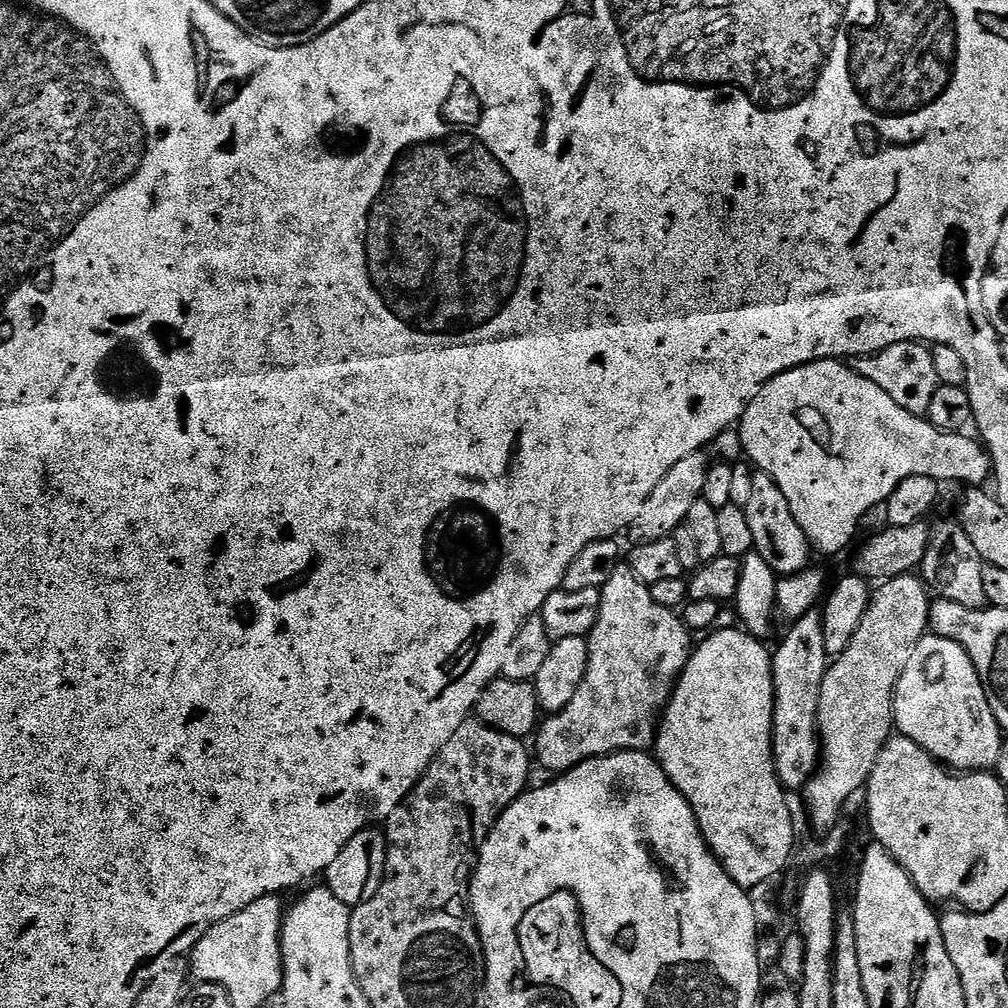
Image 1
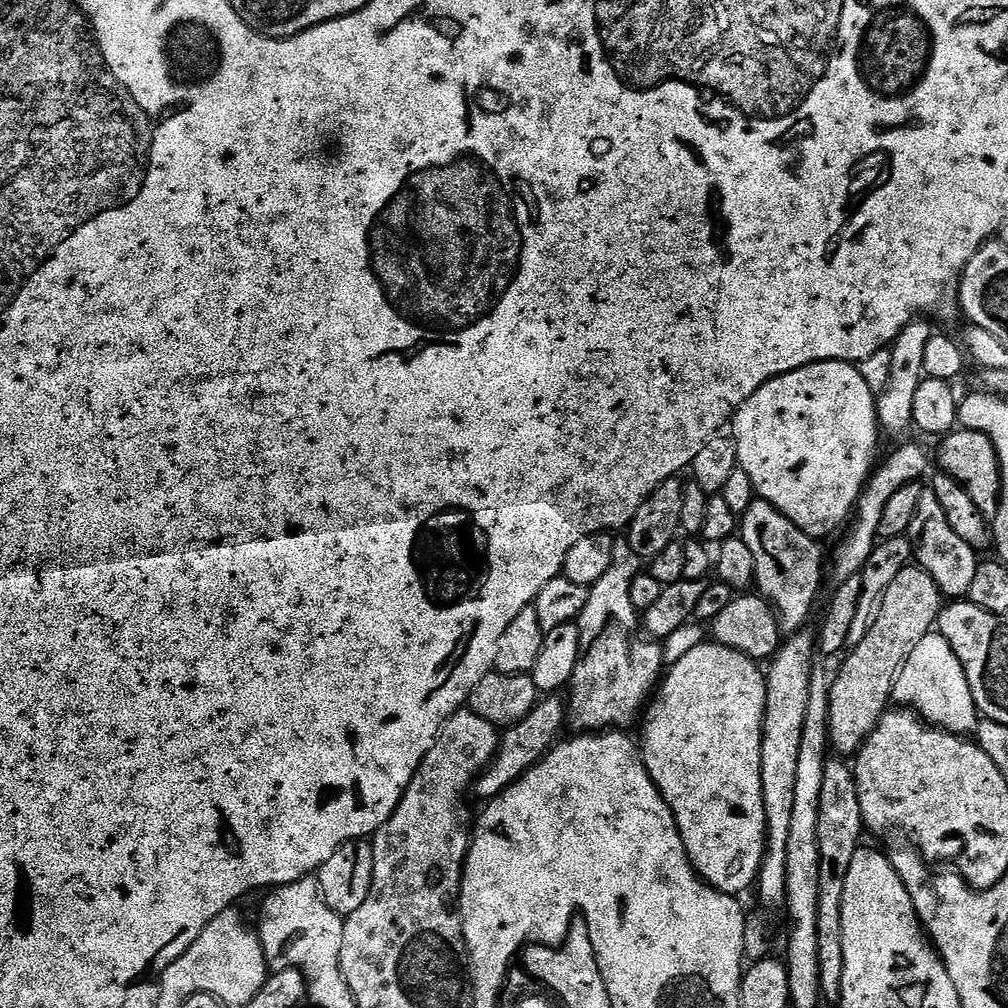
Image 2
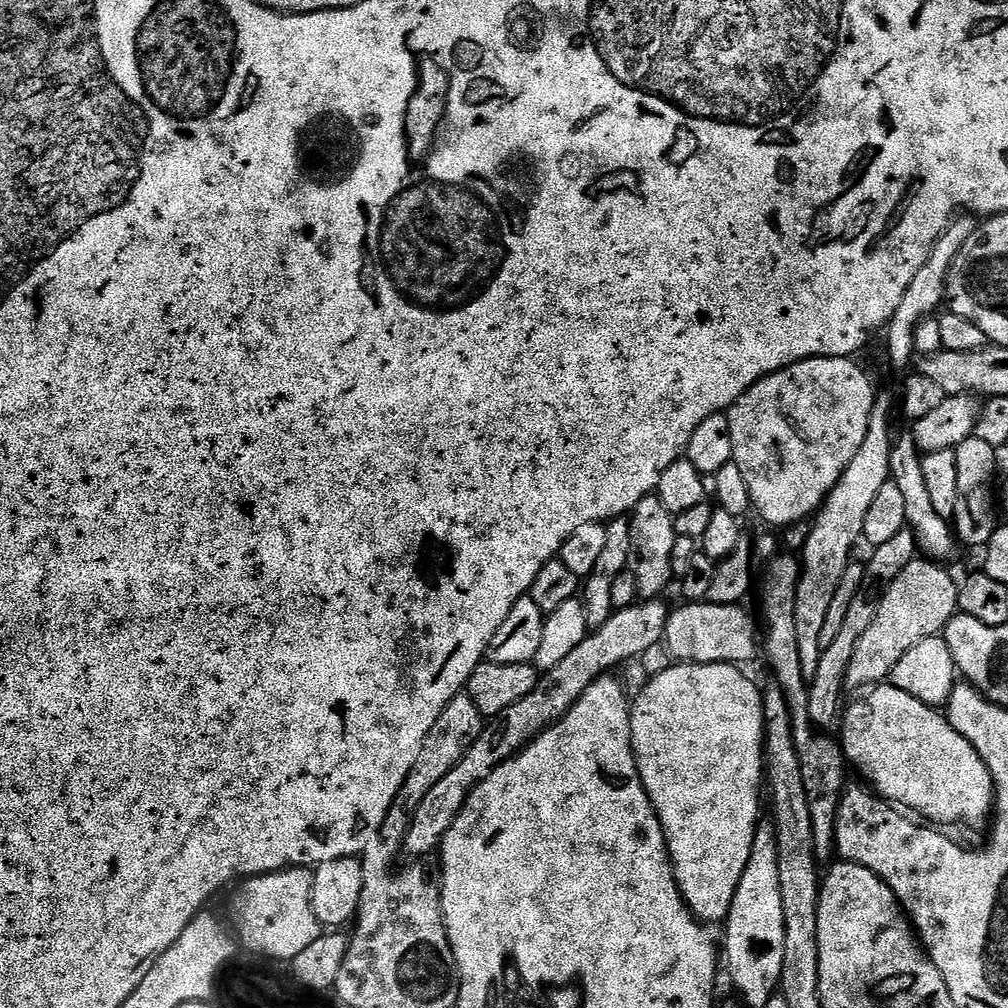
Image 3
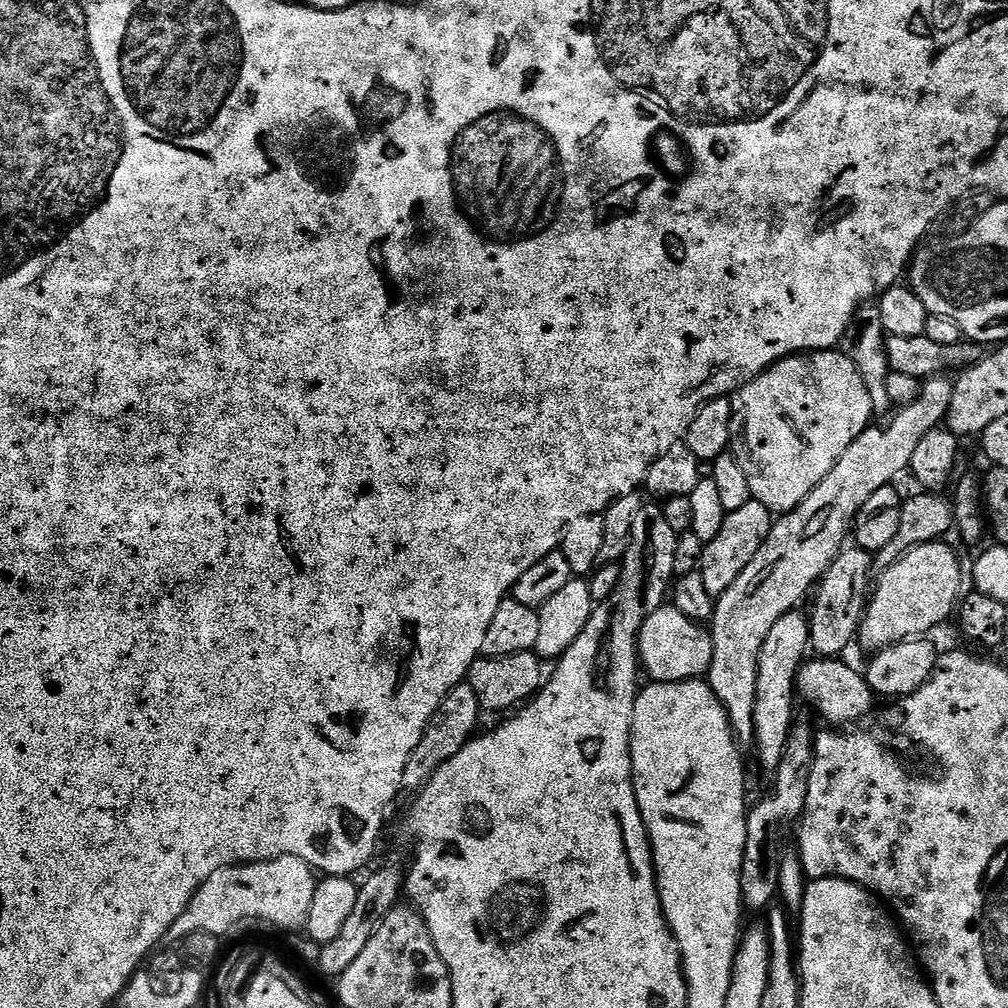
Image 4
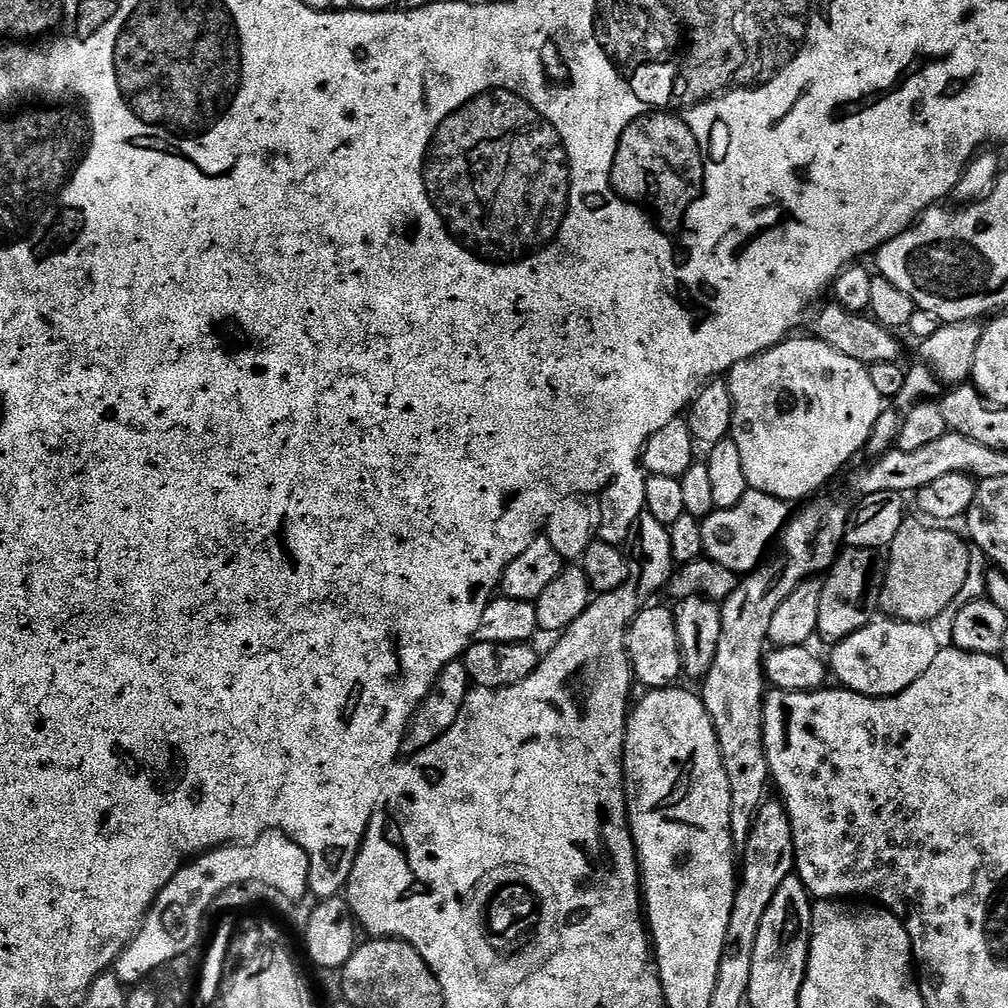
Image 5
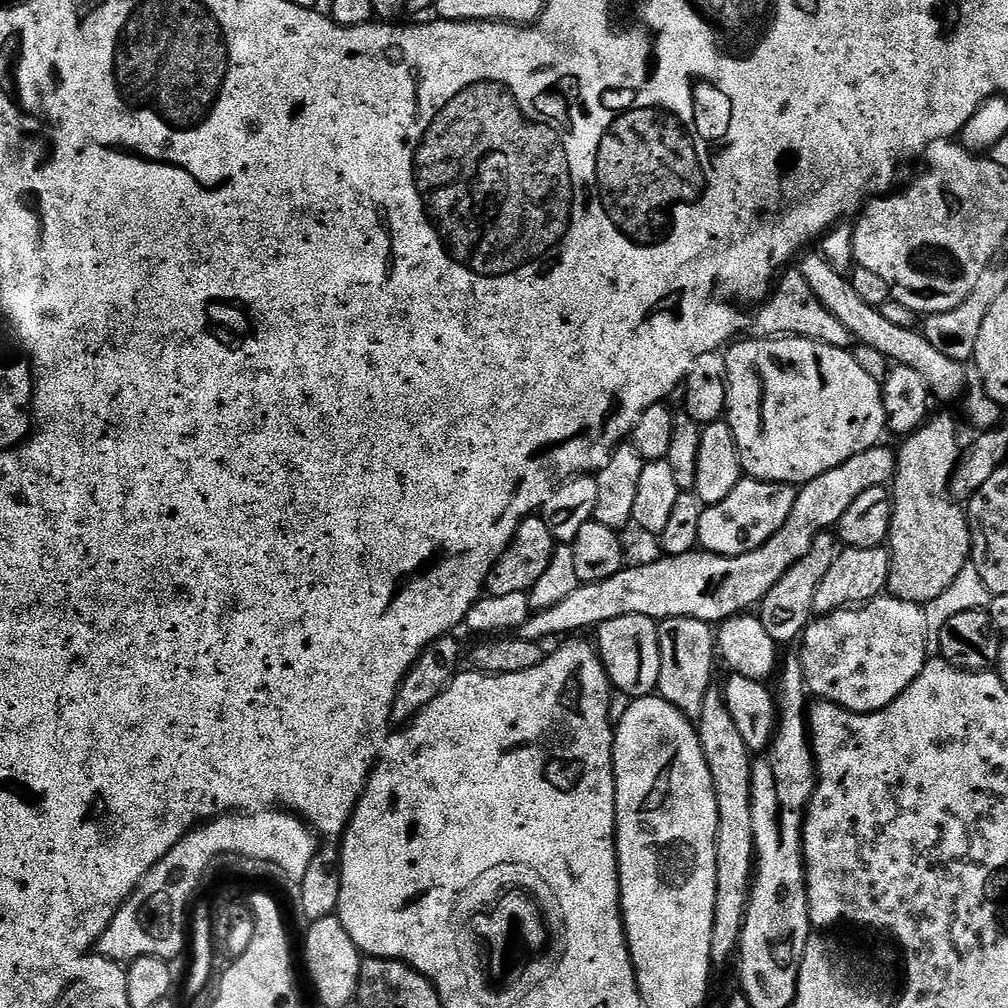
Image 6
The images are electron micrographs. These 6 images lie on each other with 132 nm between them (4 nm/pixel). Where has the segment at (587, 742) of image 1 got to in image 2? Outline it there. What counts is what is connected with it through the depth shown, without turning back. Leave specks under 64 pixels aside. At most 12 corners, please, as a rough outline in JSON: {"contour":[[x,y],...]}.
{"contour":[[617,539],[588,589],[566,704],[576,730],[627,729],[666,668],[630,602]]}

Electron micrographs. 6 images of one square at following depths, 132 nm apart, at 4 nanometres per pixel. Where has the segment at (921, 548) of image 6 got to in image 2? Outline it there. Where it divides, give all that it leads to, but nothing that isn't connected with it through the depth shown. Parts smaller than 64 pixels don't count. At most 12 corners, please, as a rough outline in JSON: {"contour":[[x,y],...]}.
{"contour":[[904,568],[832,682],[828,739],[859,752],[910,650],[933,631],[934,578]]}

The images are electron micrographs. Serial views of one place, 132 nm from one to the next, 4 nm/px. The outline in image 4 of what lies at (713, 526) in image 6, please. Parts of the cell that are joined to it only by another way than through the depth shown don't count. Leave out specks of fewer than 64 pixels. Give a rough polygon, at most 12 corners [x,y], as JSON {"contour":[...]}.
{"contour":[[757,500],[727,513],[698,569],[718,598],[762,550],[774,513]]}

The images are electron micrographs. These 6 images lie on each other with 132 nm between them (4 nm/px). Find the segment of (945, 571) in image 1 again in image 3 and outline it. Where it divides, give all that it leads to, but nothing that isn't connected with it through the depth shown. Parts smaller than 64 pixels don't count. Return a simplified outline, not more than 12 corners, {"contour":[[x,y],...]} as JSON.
{"contour":[[911,431],[892,442],[890,480],[902,490],[917,549],[948,562],[953,525],[930,499]]}

